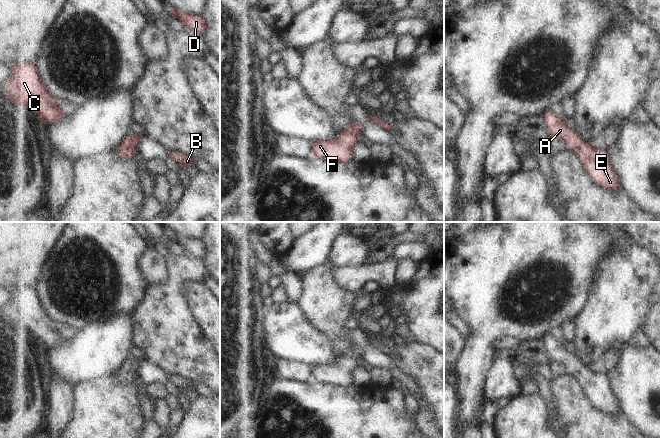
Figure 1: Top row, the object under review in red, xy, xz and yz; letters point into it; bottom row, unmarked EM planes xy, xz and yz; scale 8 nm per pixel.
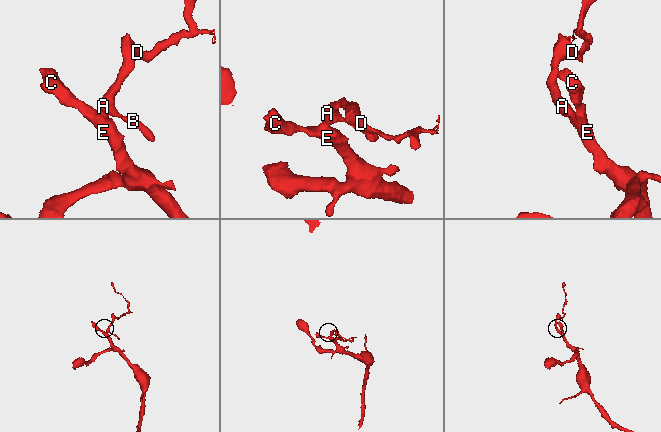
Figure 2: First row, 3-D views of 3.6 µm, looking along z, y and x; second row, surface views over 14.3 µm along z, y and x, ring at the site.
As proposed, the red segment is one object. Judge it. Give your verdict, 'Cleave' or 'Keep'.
Keep.

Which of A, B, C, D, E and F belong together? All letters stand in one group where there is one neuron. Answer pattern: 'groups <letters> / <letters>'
groups A B C D E F

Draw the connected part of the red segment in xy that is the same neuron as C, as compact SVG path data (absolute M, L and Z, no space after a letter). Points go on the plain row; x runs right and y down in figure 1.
M19 287L9 291L11 298L5 319L11 325L28 329L41 346L57 347L66 340L59 332L59 324L46 312L37 288Z

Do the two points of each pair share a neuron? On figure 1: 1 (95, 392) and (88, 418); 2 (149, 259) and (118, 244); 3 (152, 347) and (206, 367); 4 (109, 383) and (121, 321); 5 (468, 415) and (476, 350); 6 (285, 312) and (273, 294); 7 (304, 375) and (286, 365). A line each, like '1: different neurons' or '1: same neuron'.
1: same neuron
2: different neurons
3: same neuron
4: different neurons
5: same neuron
6: different neurons
7: same neuron

